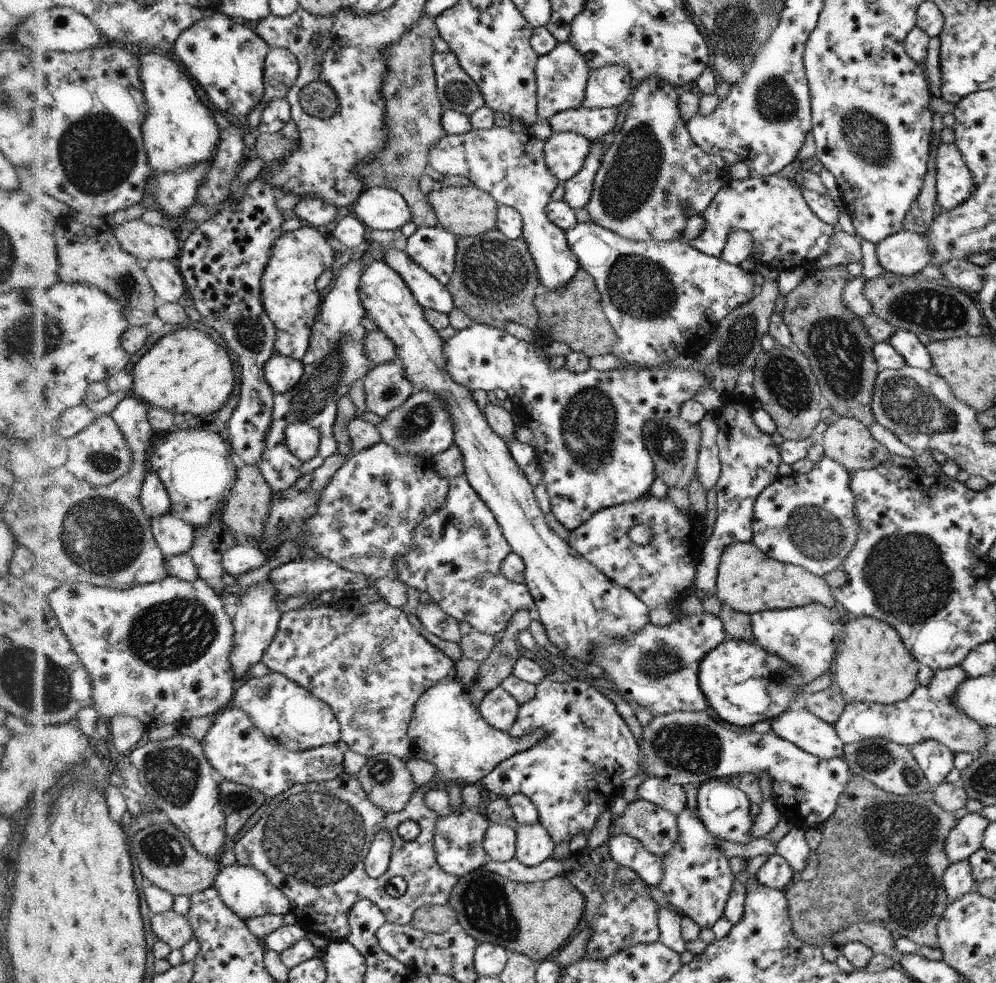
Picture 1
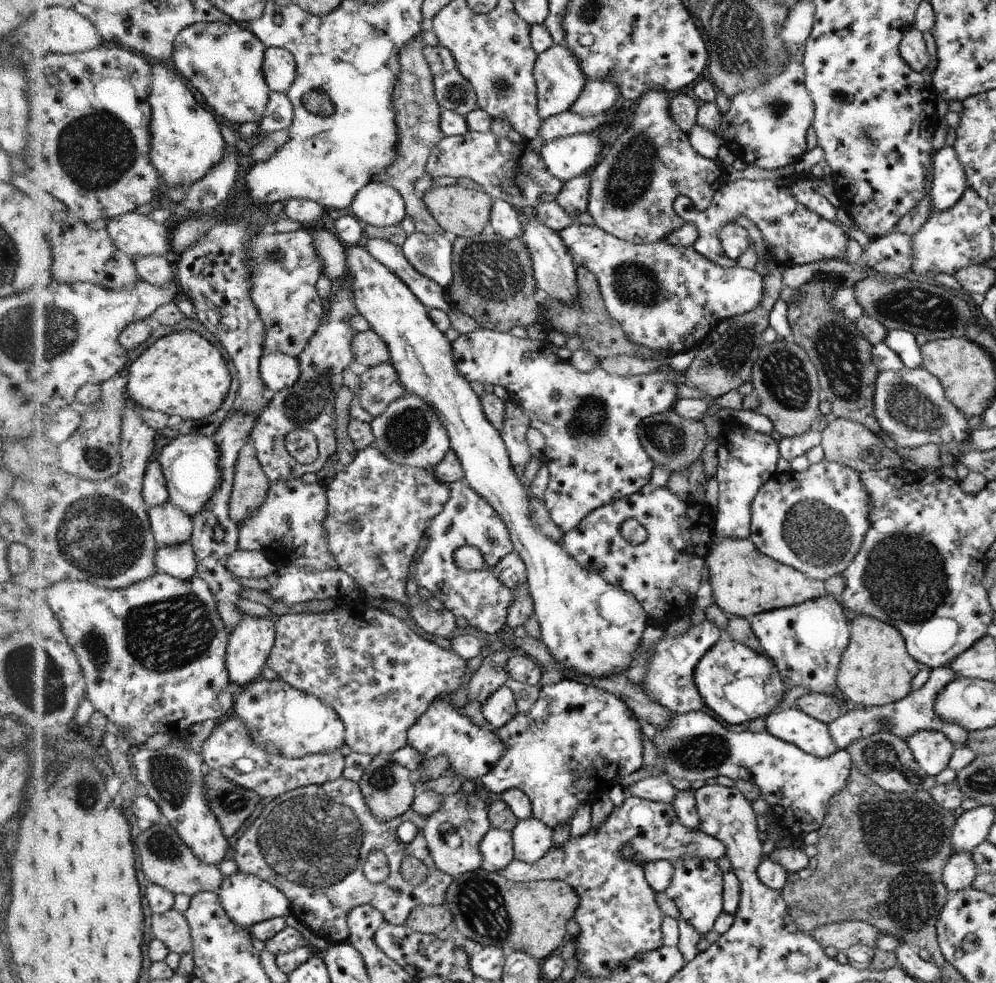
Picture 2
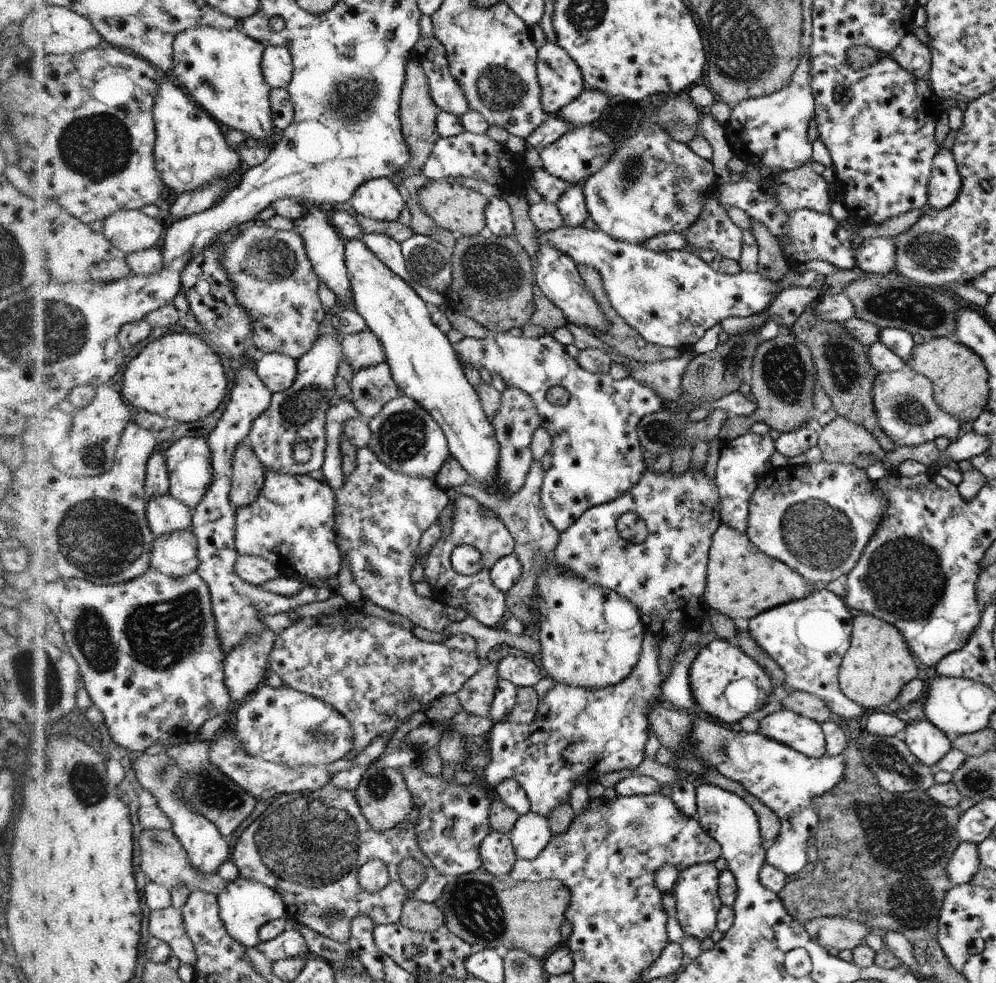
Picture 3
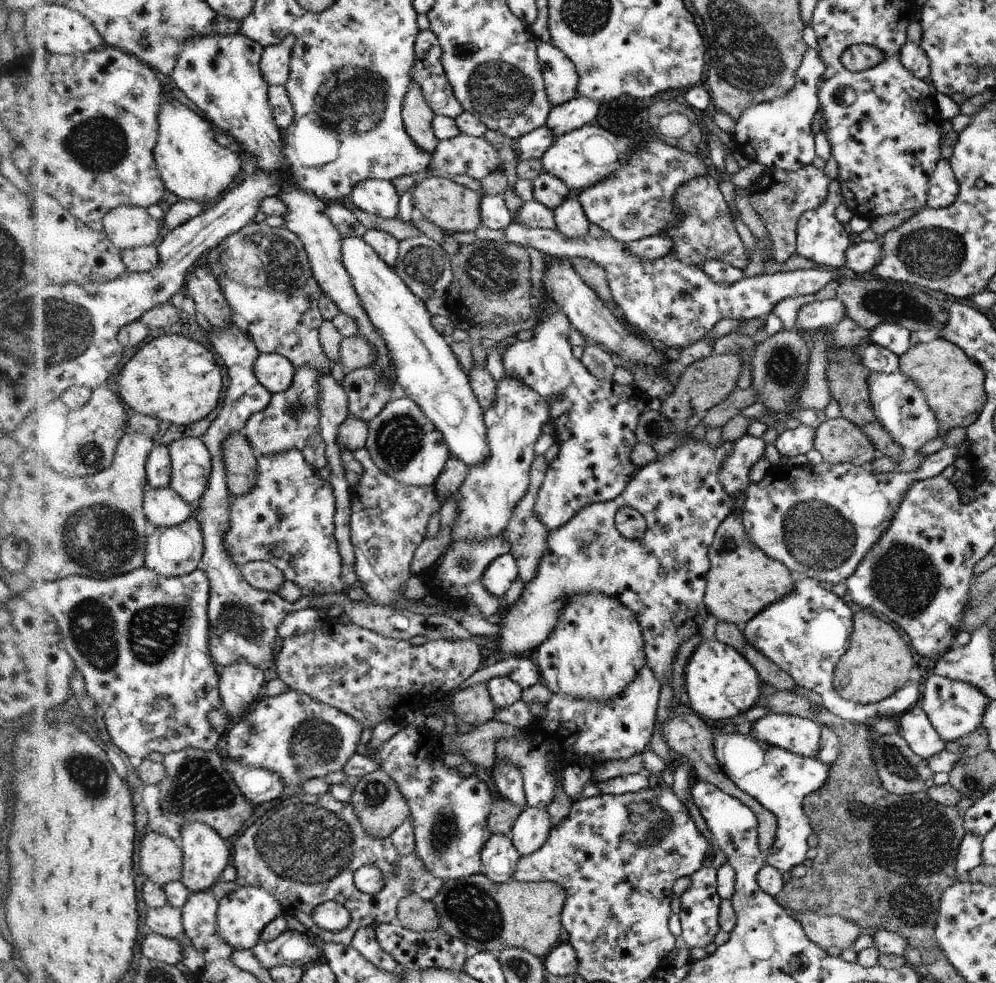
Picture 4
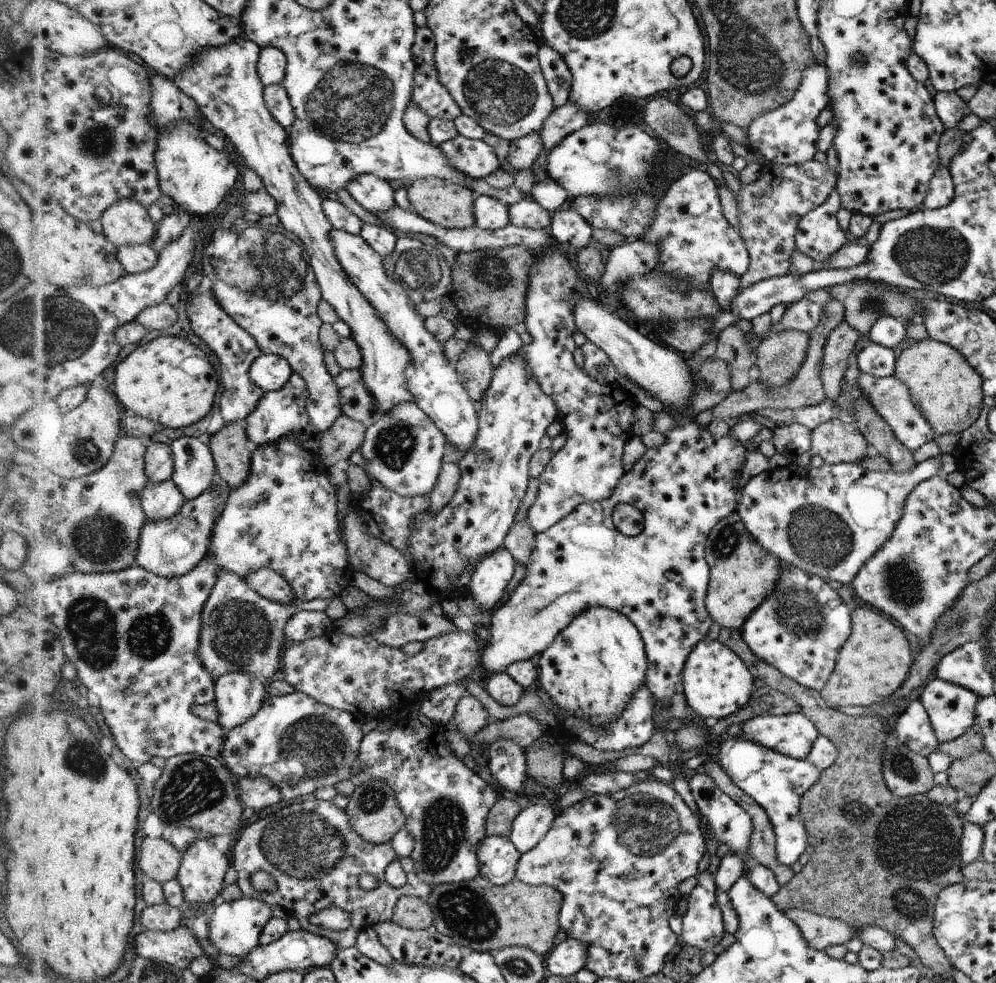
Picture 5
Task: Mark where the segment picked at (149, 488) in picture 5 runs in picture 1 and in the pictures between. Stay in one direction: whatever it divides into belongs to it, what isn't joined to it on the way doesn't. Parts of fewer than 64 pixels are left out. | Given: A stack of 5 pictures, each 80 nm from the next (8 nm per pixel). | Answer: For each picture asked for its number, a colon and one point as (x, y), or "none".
1: (177, 536)
2: (173, 526)
3: (167, 514)
4: (165, 506)

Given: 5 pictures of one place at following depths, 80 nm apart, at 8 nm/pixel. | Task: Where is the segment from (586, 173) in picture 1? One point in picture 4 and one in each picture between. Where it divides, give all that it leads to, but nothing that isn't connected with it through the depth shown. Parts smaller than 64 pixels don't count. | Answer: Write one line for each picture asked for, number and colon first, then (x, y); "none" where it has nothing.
2: (574, 195)
3: (572, 207)
4: (571, 221)

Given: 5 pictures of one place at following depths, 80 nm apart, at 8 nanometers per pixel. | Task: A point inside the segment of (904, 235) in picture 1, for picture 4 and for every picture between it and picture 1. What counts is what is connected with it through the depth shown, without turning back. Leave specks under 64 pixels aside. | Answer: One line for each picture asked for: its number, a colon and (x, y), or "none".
2: (890, 254)
3: (876, 255)
4: (861, 256)

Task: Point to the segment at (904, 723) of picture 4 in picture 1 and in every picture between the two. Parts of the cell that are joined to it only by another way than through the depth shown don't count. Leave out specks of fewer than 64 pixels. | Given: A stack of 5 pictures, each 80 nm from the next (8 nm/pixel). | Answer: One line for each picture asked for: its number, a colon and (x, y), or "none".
1: (936, 759)
2: (931, 748)
3: (927, 742)

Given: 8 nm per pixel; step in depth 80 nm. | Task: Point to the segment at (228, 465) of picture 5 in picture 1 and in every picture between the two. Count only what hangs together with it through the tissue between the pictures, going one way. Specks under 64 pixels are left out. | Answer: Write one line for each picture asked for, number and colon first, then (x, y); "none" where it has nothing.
1: (247, 510)
2: (252, 484)
3: (250, 471)
4: (242, 461)

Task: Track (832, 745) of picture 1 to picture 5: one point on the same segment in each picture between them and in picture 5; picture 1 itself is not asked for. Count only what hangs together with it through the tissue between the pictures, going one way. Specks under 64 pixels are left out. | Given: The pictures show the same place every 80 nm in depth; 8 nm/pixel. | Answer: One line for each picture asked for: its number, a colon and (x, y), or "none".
2: (813, 736)
3: (798, 732)
4: (801, 735)
5: (793, 734)

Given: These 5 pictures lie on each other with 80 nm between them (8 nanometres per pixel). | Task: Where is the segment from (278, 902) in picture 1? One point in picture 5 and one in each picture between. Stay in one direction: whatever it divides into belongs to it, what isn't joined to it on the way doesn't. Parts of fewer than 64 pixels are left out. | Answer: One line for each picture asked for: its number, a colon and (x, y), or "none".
2: (249, 899)
3: (247, 905)
4: (243, 916)
5: (236, 928)

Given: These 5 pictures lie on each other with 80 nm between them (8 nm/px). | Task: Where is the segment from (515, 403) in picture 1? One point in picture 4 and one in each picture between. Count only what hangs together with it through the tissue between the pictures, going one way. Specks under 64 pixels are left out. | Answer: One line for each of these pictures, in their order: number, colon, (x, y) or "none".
2: (593, 452)
3: (596, 457)
4: (594, 421)

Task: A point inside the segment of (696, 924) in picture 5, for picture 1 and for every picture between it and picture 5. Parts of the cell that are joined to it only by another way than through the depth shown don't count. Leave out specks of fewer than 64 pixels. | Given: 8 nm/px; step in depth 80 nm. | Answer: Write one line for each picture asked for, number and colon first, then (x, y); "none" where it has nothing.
1: (698, 881)
2: (697, 887)
3: (697, 893)
4: (699, 915)

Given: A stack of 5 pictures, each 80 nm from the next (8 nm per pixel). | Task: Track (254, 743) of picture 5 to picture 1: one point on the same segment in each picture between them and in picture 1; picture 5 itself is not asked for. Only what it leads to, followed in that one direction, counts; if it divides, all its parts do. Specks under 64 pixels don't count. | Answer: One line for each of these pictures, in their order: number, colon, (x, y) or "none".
1: (284, 710)
2: (289, 722)
3: (283, 725)
4: (292, 734)

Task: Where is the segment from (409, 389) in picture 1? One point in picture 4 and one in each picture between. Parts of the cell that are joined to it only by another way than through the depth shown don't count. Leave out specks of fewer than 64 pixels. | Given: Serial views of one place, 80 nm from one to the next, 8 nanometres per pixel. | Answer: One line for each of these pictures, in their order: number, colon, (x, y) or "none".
2: (379, 385)
3: (372, 387)
4: (368, 391)

